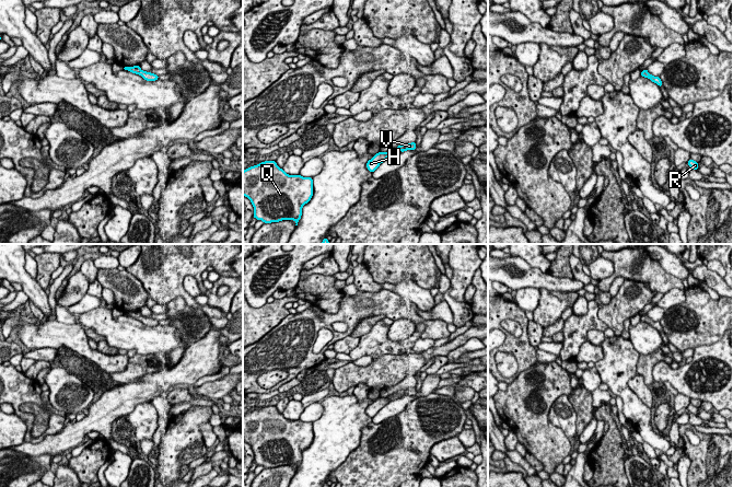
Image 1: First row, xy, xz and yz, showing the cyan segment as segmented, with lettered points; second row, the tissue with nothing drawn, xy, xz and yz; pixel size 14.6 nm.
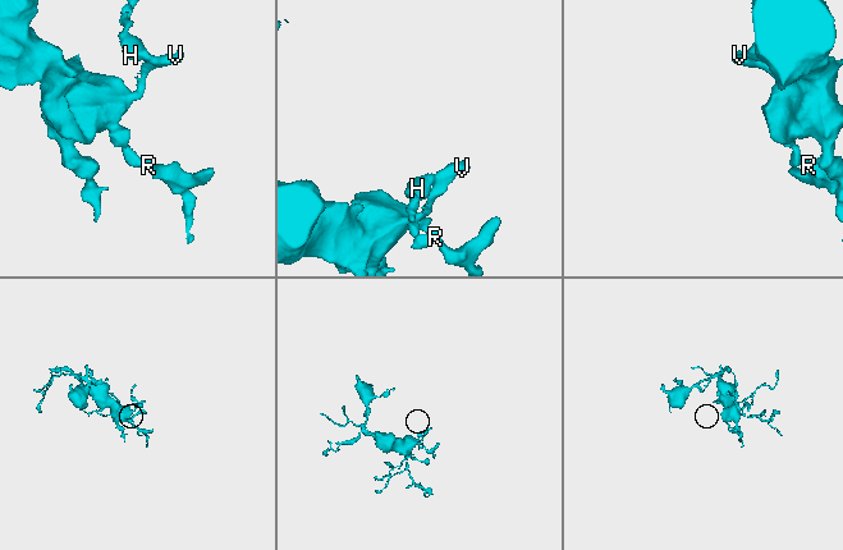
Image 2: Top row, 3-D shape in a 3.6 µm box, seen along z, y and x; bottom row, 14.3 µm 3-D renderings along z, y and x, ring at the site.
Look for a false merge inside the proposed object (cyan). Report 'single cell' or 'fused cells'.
single cell

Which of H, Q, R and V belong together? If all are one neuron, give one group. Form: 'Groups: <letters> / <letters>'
Groups: H Q R V

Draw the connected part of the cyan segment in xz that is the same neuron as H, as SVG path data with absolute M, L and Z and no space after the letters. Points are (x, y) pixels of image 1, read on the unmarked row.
M391 396L388 397L379 397L366 408L366 414L373 418L381 408L383 408L387 403L392 402Z

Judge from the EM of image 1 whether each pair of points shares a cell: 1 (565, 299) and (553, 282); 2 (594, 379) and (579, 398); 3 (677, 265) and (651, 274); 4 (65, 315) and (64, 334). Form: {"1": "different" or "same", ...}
{"1": "different", "2": "different", "3": "different", "4": "different"}

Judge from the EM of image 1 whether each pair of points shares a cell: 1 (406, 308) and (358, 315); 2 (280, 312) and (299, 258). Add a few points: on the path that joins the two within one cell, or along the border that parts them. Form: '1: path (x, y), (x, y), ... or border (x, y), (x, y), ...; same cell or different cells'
1: path (394, 308), (379, 308), (370, 311); same cell
2: border (300, 279), (293, 288); different cells

